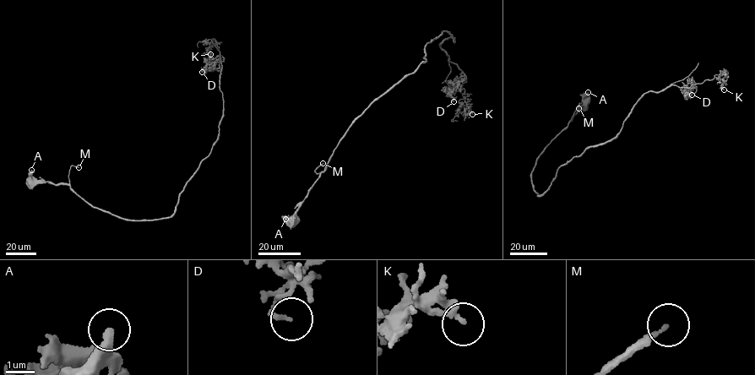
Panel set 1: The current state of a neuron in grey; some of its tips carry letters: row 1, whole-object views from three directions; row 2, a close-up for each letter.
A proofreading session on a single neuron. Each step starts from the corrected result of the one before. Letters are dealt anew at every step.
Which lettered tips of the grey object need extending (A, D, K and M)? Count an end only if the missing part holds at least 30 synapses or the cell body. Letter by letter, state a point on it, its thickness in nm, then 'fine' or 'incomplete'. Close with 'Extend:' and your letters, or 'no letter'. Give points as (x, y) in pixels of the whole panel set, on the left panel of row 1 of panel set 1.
A: at (31, 170); 360 nm thick; fine
D: at (202, 72); 140 nm thick; fine
K: at (210, 54); 240 nm thick; fine
M: at (78, 167); 150 nm thick; incomplete
Extend: M

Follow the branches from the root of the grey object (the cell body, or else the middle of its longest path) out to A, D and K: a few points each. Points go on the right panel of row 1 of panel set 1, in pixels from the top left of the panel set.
A: (583, 105), (585, 108), (587, 106), (588, 92)
D: (583, 105), (536, 160), (538, 196), (561, 166), (616, 137), (643, 95), (672, 84), (692, 95)
K: (583, 105), (536, 160), (538, 196), (561, 166), (616, 137), (646, 93), (718, 74), (724, 89)

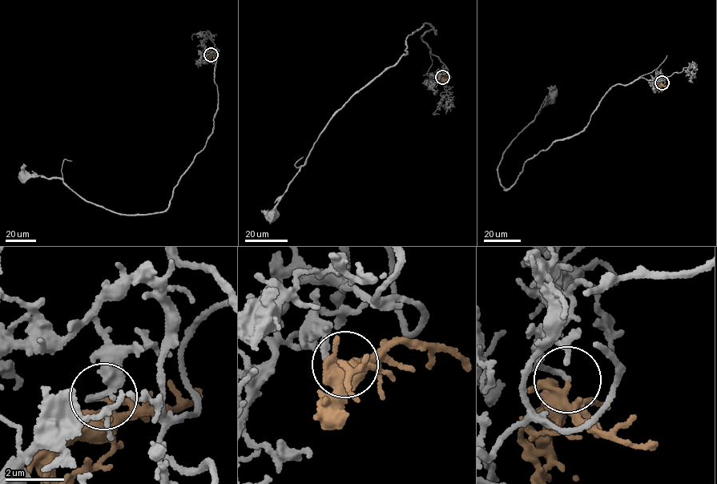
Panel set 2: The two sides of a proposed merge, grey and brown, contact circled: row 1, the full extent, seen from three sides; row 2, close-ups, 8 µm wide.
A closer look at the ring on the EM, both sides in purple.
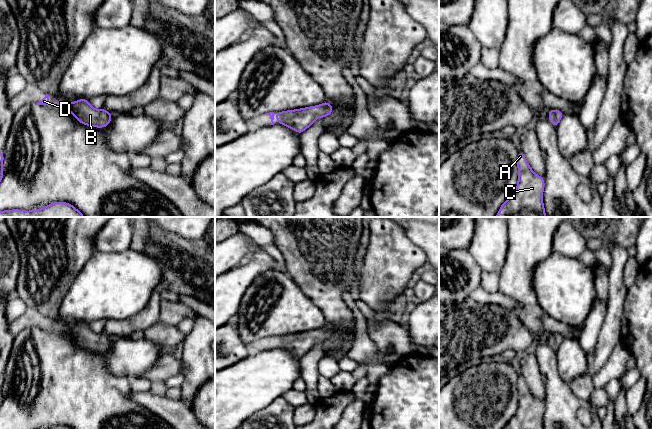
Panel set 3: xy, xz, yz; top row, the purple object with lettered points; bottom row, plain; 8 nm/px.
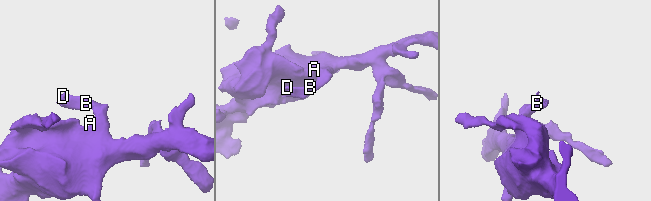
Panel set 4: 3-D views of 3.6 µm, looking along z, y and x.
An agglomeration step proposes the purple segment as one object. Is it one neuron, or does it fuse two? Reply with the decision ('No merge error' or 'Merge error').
No merge error

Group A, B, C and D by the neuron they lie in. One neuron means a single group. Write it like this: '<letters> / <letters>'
A B C D

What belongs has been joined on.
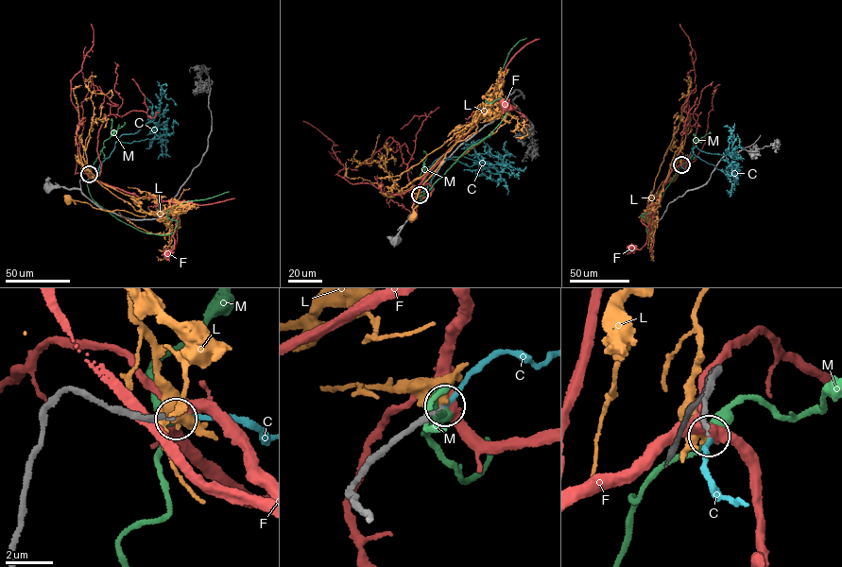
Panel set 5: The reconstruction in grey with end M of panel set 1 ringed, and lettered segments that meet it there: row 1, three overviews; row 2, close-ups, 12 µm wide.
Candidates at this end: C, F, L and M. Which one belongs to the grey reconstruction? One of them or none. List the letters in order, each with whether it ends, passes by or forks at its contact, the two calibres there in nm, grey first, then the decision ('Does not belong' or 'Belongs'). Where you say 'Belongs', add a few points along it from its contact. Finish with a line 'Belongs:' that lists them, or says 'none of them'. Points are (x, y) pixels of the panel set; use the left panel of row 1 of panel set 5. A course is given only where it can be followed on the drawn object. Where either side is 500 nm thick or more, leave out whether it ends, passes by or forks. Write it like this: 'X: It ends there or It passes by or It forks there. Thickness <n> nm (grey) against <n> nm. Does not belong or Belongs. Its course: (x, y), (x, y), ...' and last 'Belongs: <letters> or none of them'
C: It ends there. Thickness 180 nm (grey) against 200 nm. Belongs. Its course: (89, 174), (98, 174), (119, 137), (137, 132), (152, 121), (160, 107), (162, 85), (167, 85)
F: It passes by. Thickness 180 nm (grey) against 440 nm. Does not belong
L: Thickness 240 nm (grey) against 650 nm. Does not belong
M: It passes by. Thickness 240 nm (grey) against 460 nm. Does not belong
Belongs: C

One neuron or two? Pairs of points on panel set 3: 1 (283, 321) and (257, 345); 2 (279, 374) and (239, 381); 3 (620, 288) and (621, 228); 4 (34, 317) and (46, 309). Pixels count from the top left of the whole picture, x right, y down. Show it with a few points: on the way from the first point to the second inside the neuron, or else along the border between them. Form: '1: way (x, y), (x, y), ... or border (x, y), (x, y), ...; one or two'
1: border (263, 337), (254, 339); two
2: way (269, 374), (256, 381), (249, 381); one
3: border (608, 248), (611, 245), (618, 245), (626, 249); two
4: border (27, 306), (61, 324); two

